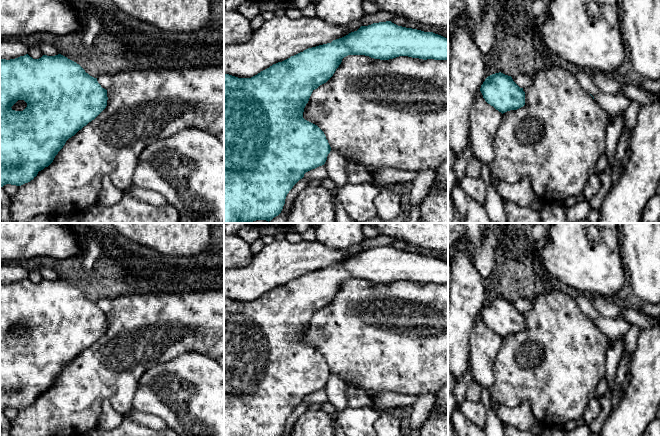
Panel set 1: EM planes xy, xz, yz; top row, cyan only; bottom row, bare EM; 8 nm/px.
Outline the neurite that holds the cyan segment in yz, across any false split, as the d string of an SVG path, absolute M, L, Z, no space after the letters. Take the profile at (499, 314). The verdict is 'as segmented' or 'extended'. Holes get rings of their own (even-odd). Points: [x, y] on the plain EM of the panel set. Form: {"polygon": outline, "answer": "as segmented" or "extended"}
{"polygon": "M501 296L488 300L480 315L485 325L502 338L525 329L525 316L511 300Z", "answer": "as segmented"}

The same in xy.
{"polygon": "M28 278L10 284L0 282L0 411L6 408L21 410L33 404L53 386L69 362L106 332L107 324L107 314L101 311L97 302L61 278L43 279L39 283ZM18 324L27 327L23 335L11 332Z", "answer": "as segmented"}

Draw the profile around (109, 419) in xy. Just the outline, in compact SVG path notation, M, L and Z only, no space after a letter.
M108 401L102 404L102 412L98 419L98 428L112 430L118 427L122 420L123 415L116 412Z

